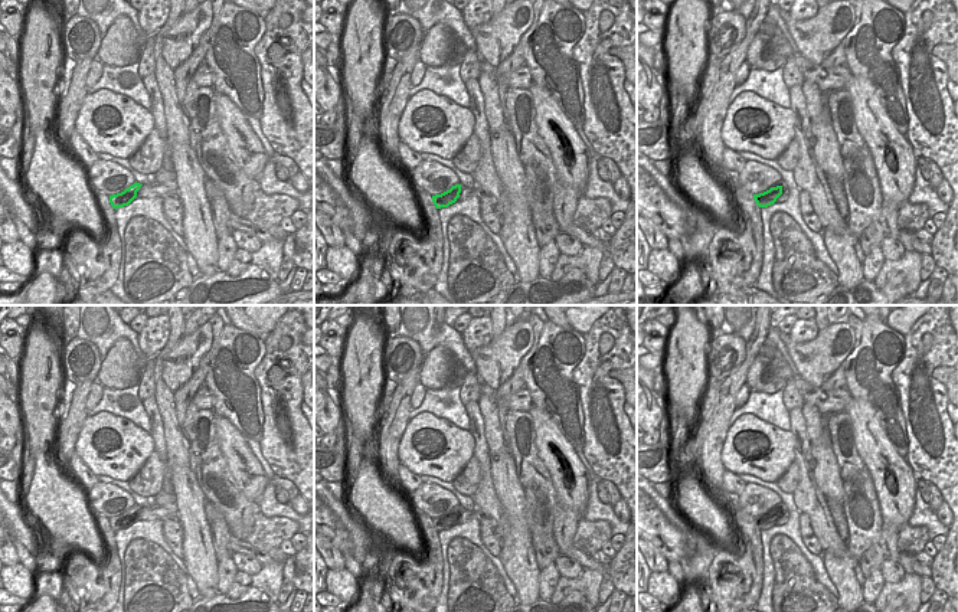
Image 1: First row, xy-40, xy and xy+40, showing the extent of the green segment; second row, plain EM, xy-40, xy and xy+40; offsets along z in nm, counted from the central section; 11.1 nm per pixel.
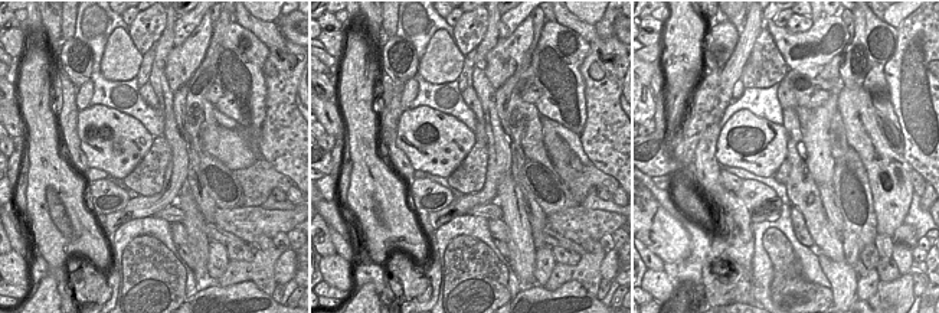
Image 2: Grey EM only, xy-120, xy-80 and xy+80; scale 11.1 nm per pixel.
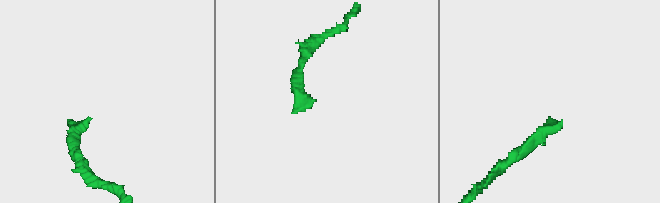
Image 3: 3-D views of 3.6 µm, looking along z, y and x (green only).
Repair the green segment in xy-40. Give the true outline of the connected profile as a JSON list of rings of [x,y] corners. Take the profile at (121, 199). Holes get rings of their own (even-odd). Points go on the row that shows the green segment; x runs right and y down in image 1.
[[[135,181],[133,186],[130,186],[124,192],[109,196],[111,206],[114,209],[128,206],[137,197],[137,192],[140,190],[141,186],[143,184]]]

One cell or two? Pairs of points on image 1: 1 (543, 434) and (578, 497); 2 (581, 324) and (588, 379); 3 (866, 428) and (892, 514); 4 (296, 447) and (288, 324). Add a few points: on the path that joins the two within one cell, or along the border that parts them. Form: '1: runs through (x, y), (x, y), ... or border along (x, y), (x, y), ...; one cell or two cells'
1: runs through (561, 447), (572, 464), (576, 480); one cell
2: border along (597, 320), (582, 334); two cells
3: runs through (875, 450), (876, 468), (888, 493); one cell
4: runs through (288, 416), (288, 376), (296, 354); one cell

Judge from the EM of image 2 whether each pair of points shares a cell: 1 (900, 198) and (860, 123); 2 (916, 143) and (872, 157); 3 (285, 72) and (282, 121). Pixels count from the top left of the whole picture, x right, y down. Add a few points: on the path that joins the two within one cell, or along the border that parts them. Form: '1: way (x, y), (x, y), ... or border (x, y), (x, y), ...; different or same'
1: way (892, 179), (882, 163), (882, 156), (870, 142); same
2: border (902, 156), (912, 168); different
3: way (282, 84), (282, 110); same

